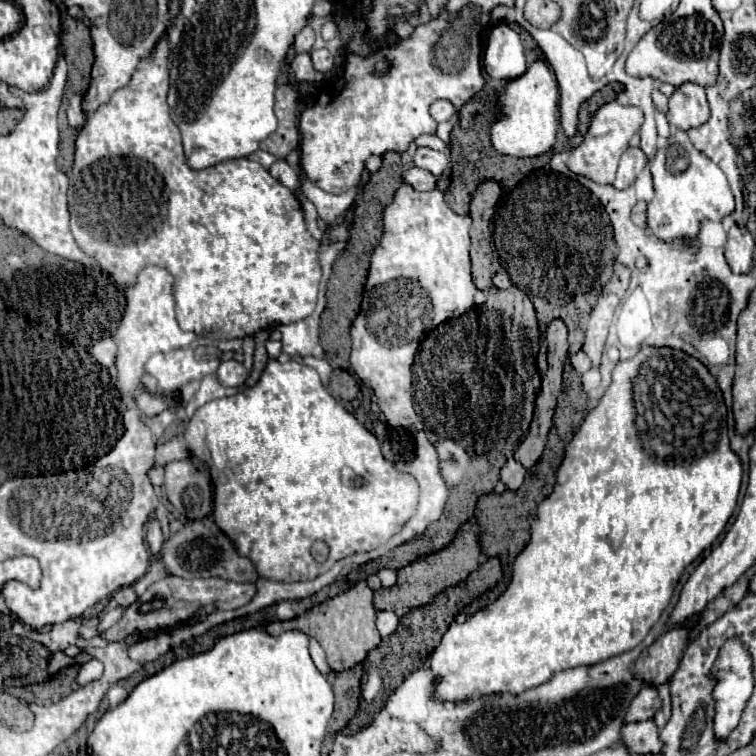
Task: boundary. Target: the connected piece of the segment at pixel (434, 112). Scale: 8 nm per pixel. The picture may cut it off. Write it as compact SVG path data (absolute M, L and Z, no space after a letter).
M444 99L434 101L434 103L432 103L432 107L430 107L430 115L432 115L438 123L452 119L452 117L454 117L454 113L456 113L454 105L452 105L450 101L444 101Z

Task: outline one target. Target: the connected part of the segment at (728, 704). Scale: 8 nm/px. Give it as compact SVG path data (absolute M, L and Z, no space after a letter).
M738 639L726 641L726 645L720 649L720 657L714 663L714 673L712 673L718 683L714 687L714 699L716 699L716 717L714 717L714 733L720 739L726 739L728 733L738 725L740 715L752 695L752 659L748 655L748 651L744 649L744 645Z

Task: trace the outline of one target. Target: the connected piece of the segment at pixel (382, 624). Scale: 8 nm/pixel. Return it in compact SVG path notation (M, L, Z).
M380 611L378 613L376 627L378 627L382 637L390 637L396 631L396 625L398 625L398 617L392 611Z

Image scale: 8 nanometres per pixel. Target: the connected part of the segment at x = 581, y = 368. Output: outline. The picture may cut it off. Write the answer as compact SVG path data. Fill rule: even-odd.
M578 351L578 353L570 355L570 363L572 363L572 367L574 367L578 373L586 373L586 371L590 369L590 359L586 357L584 351Z

